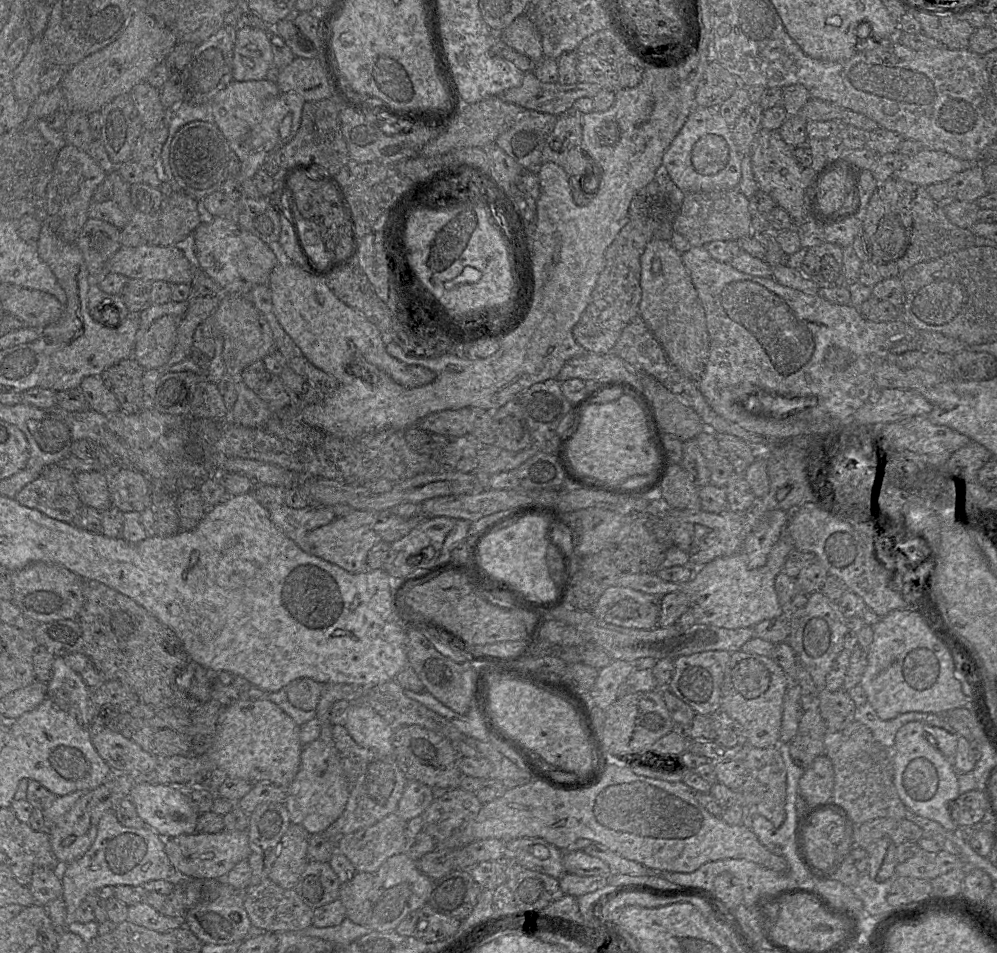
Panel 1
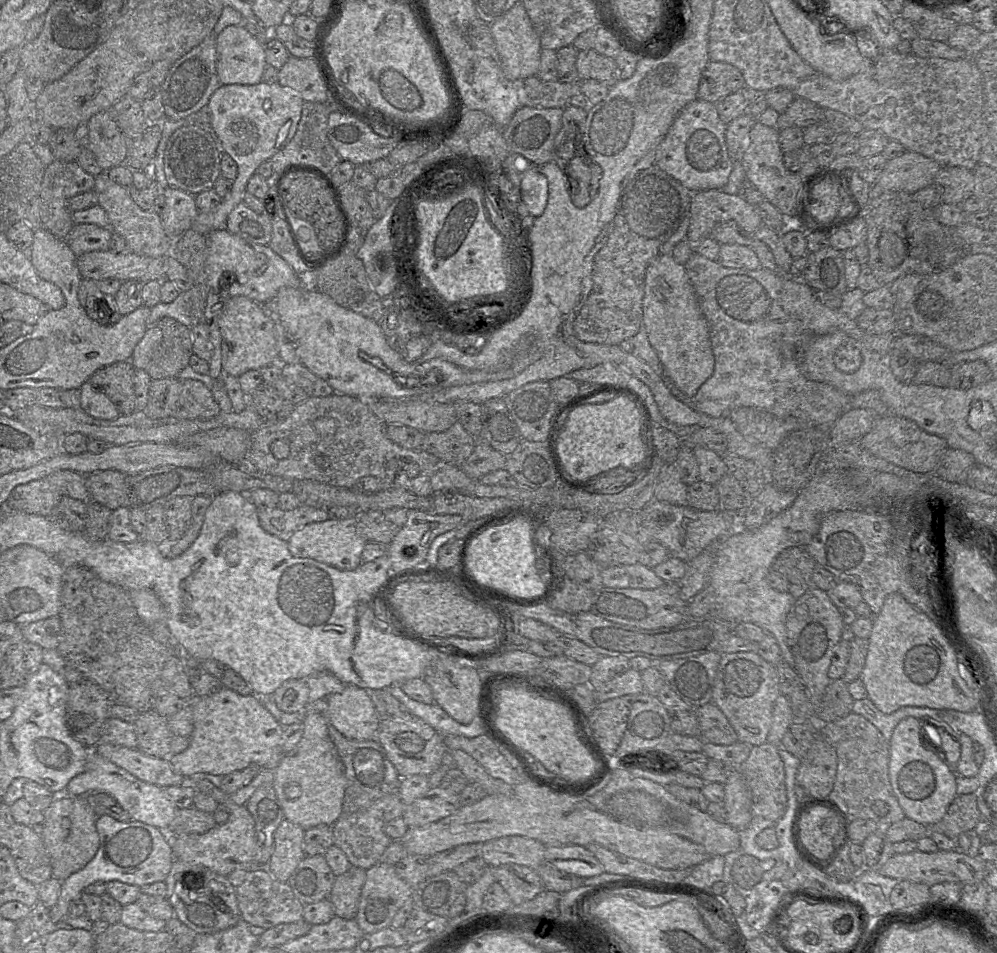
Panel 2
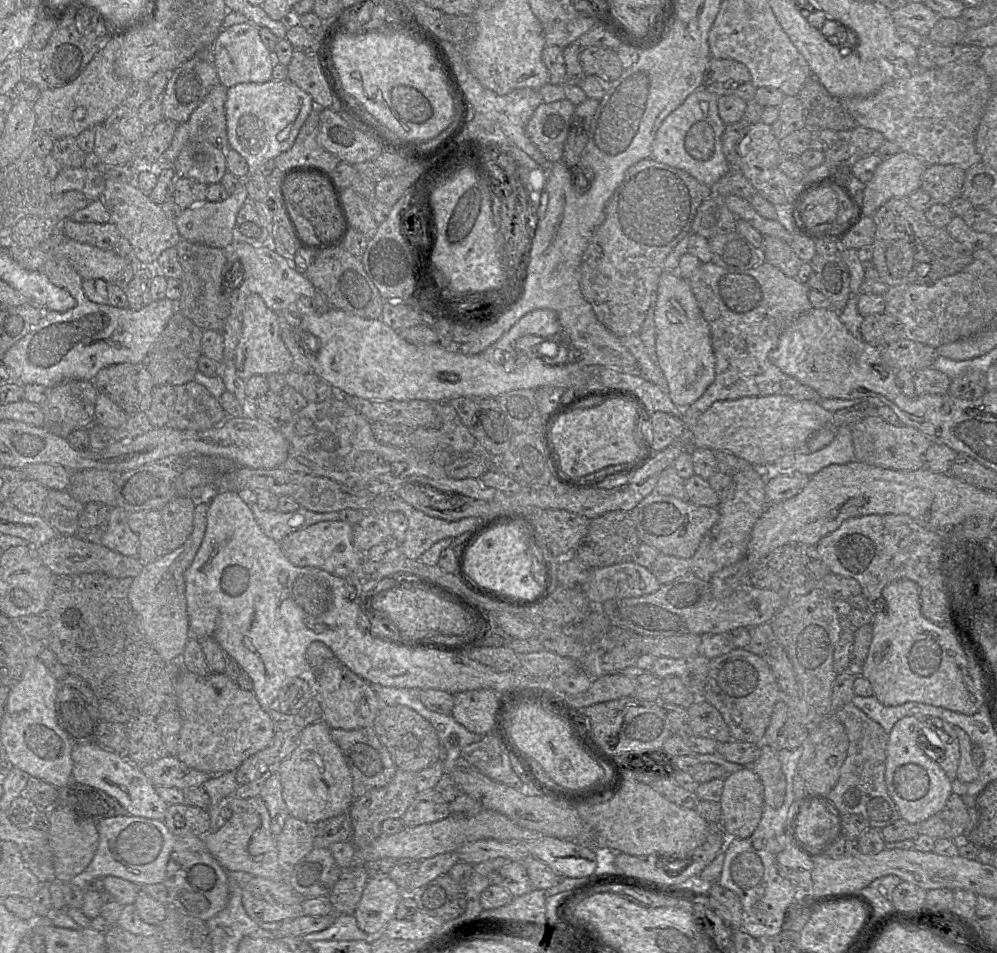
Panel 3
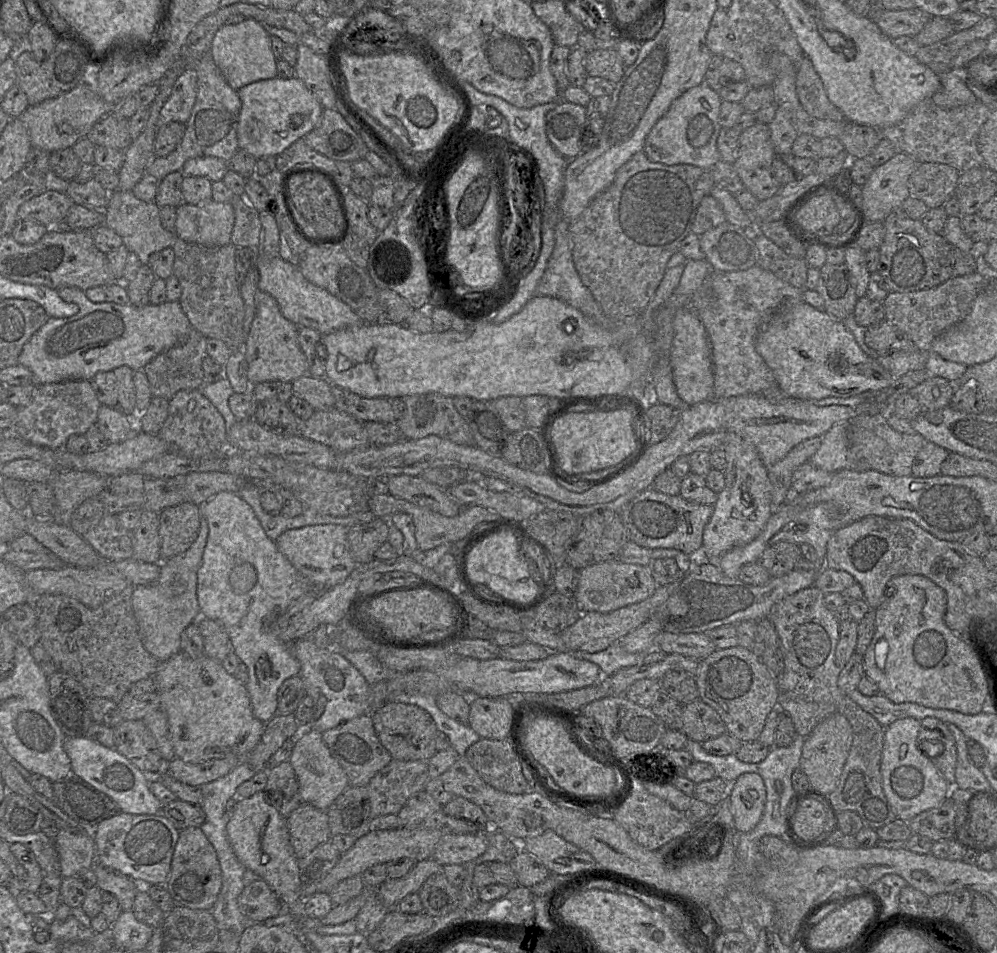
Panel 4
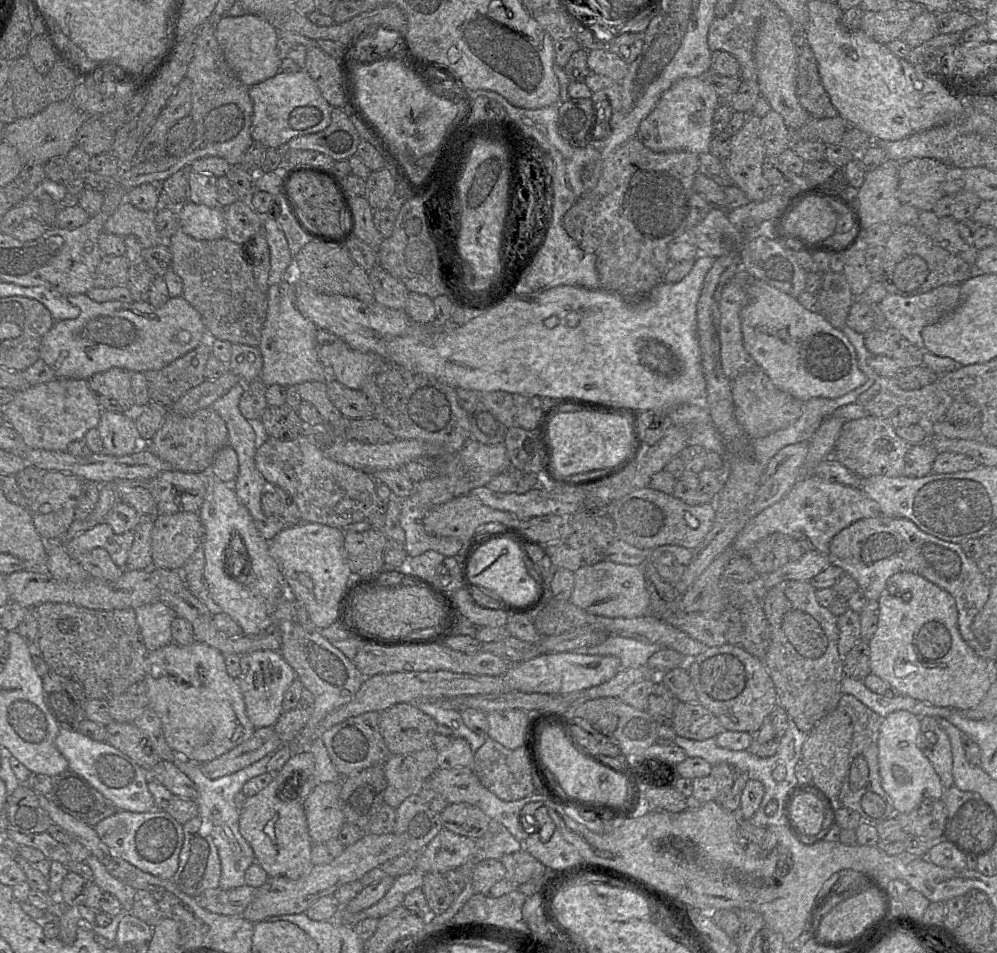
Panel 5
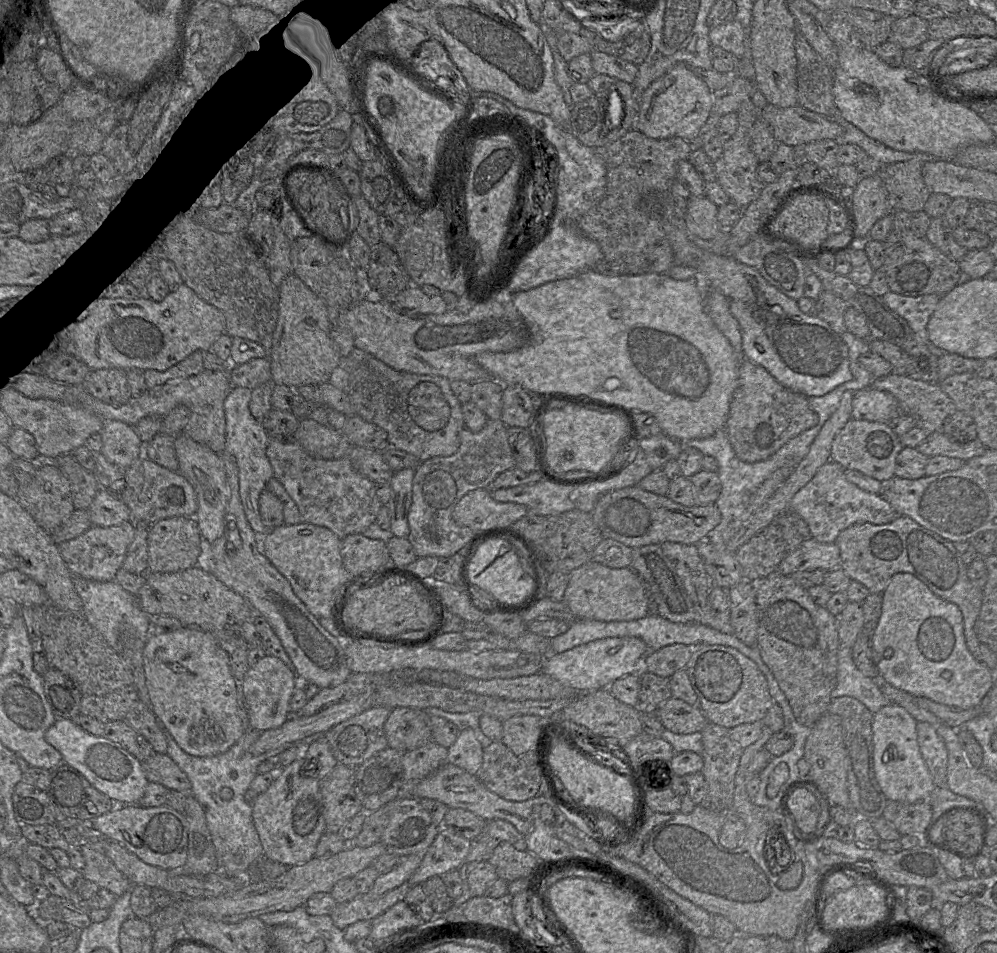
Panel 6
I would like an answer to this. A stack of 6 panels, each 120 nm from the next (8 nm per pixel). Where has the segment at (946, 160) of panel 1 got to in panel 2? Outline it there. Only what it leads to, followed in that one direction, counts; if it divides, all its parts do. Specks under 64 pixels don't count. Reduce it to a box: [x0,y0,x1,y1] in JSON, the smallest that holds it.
[869,151,941,201]

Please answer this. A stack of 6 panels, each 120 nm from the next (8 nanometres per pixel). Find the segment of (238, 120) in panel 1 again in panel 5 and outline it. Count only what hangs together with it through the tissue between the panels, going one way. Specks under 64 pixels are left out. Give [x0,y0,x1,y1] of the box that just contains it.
[177,69,332,240]

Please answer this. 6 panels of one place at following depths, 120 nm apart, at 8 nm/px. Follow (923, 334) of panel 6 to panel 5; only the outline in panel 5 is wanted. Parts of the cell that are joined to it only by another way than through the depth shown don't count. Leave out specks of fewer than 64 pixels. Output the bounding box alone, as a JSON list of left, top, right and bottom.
[878,284,961,350]

